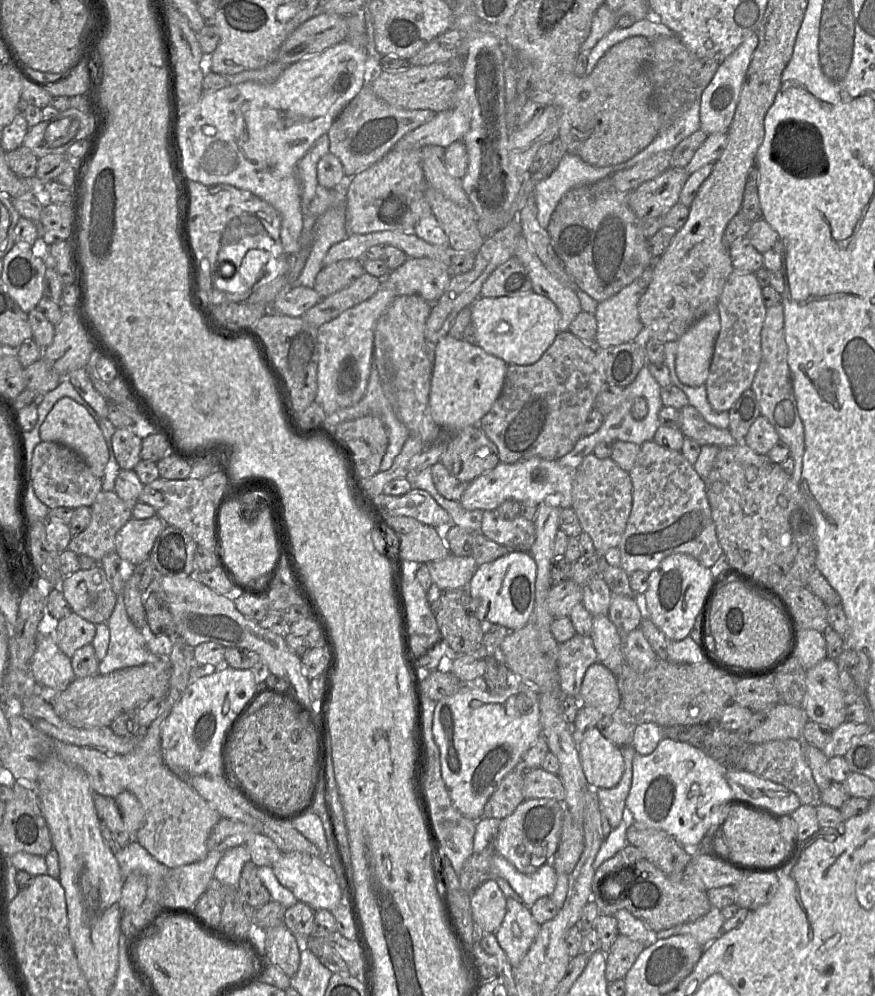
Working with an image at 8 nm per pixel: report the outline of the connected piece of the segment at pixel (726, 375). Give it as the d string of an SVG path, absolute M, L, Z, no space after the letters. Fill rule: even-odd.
M734 270L725 282L716 309L720 317L720 331L705 386L711 408L720 413L728 412L743 392L752 387L761 361L761 330L767 308L755 274Z

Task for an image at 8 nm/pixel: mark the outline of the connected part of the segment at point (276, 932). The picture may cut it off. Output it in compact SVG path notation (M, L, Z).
M282 923L266 930L265 953L269 963L277 966L288 977L295 976L300 965L300 948L293 933Z

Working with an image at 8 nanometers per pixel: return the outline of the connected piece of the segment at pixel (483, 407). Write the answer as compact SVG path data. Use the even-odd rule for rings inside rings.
M449 334L439 340L435 349L430 386L430 408L434 421L458 433L469 426L479 426L481 418L499 397L508 364L485 352L477 344L455 339Z

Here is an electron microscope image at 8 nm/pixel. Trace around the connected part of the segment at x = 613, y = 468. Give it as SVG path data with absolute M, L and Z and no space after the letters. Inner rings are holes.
M587 455L575 471L572 489L572 509L582 530L592 539L597 553L617 547L632 510L632 481L629 472L621 469L612 459Z

